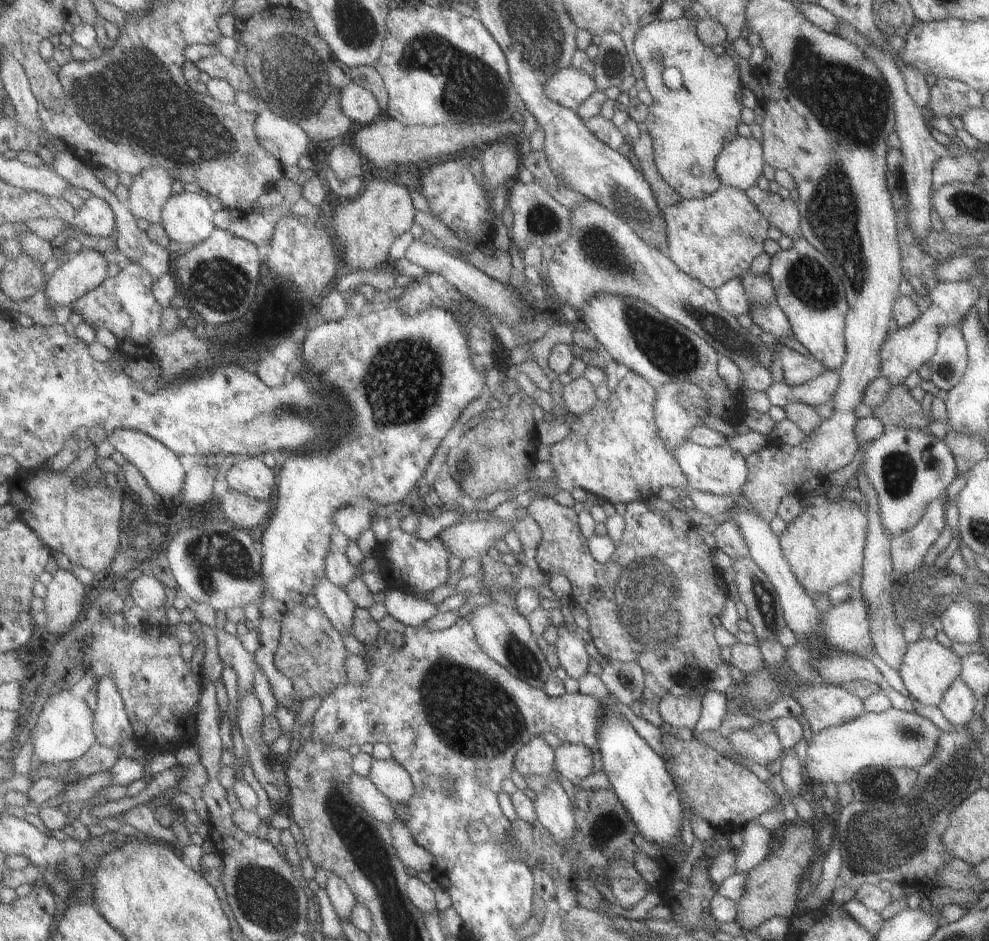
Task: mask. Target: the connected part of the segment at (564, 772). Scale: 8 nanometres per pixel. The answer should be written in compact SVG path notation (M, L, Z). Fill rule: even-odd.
M563 742L555 750L554 773L573 785L592 773L592 750L580 743Z

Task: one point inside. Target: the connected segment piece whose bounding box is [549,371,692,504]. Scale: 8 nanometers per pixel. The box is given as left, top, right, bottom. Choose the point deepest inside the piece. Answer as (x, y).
(613, 451)

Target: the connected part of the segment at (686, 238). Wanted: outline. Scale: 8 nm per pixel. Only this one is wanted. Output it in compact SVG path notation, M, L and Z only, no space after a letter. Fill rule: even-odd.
M720 185L711 195L701 199L684 199L663 210L667 232L667 244L664 254L682 271L708 288L718 288L728 280L740 277L754 262L754 258L763 252L764 240L767 239L768 221L746 196L744 191Z

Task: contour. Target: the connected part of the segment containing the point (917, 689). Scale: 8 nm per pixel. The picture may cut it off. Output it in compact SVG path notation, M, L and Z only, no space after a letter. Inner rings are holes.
M921 636L916 642L907 645L906 654L897 670L914 700L926 706L939 706L946 691L961 673L961 657L935 638L925 639Z

